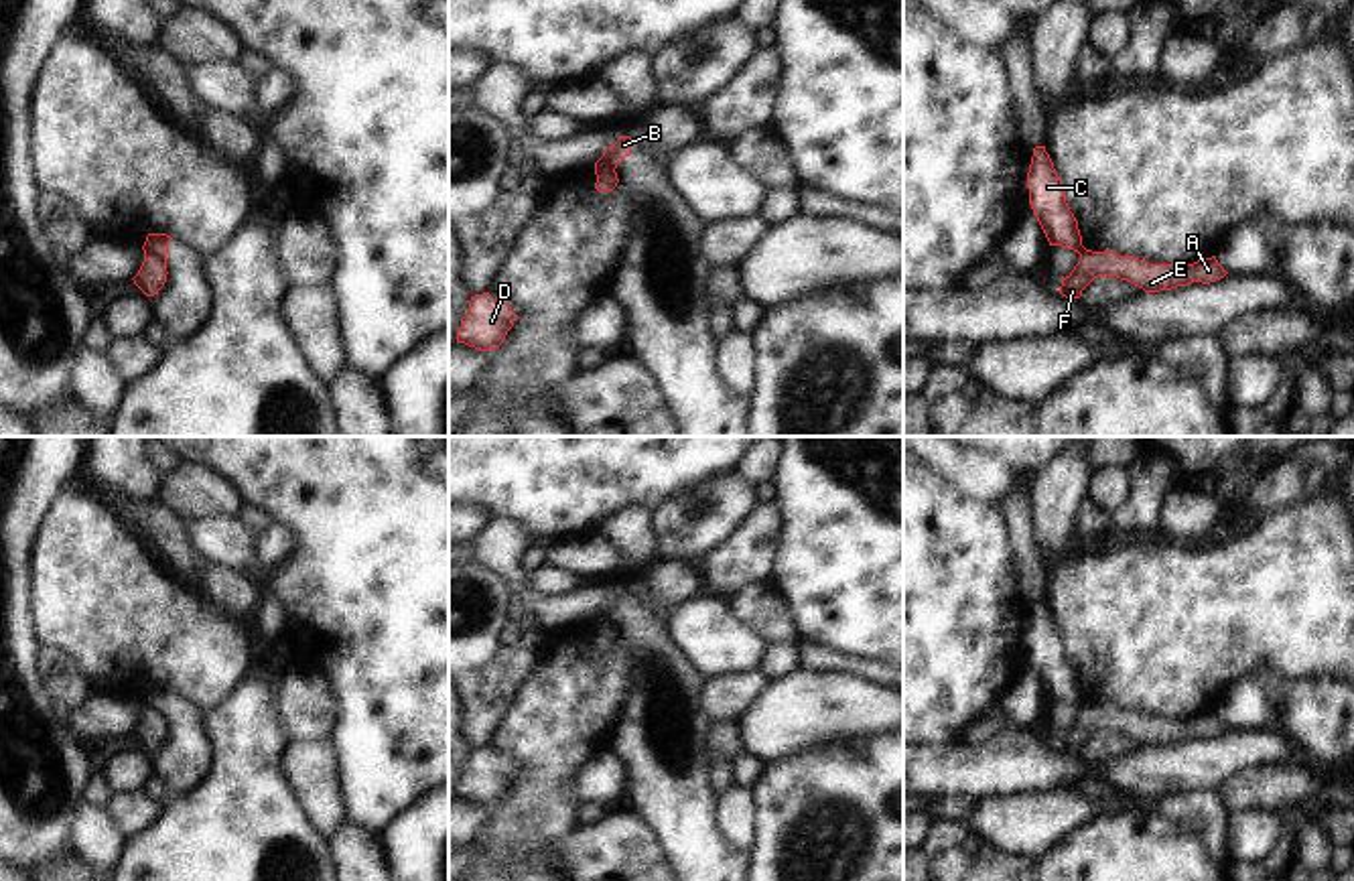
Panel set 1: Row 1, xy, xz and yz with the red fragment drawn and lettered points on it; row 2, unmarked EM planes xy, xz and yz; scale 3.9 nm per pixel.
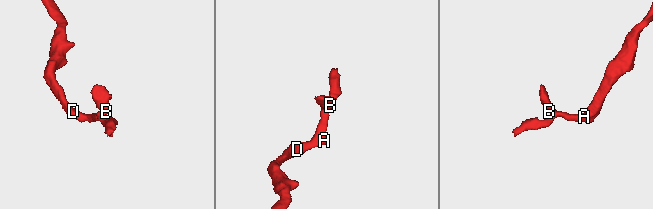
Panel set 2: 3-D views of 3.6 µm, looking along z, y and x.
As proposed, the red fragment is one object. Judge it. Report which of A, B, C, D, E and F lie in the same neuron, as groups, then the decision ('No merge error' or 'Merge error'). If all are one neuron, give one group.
Groups: A D E F / B C. Merge error.

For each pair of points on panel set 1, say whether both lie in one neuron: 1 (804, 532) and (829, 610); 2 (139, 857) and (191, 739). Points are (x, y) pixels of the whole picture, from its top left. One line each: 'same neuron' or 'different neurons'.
1: same neuron
2: different neurons

